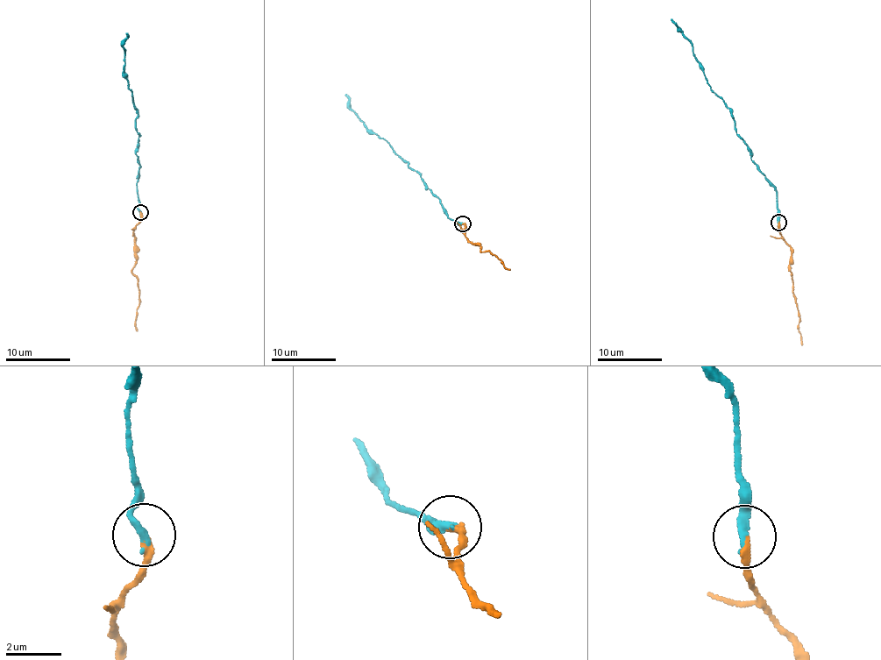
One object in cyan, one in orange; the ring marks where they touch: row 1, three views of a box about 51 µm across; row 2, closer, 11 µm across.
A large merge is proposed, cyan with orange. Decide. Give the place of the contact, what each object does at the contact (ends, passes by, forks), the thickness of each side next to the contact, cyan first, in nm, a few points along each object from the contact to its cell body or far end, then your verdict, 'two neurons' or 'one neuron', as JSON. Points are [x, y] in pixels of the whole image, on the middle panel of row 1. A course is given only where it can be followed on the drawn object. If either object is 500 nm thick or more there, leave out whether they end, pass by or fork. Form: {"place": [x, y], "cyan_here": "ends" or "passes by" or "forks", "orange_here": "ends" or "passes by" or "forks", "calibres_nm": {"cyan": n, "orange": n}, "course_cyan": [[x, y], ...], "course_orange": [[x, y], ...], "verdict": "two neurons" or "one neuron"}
{"place": [462, 223], "cyan_here": "ends", "orange_here": "ends", "calibres_nm": {"cyan": 300, "orange": 240}, "course_cyan": [[462, 223], [447, 216], [440, 201], [424, 188], [420, 175], [387, 140], [365, 126], [351, 111], [345, 94]], "course_orange": [[462, 223], [465, 226], [465, 232], [470, 242], [479, 244], [483, 252], [490, 251], [509, 269]], "verdict": "one neuron"}

